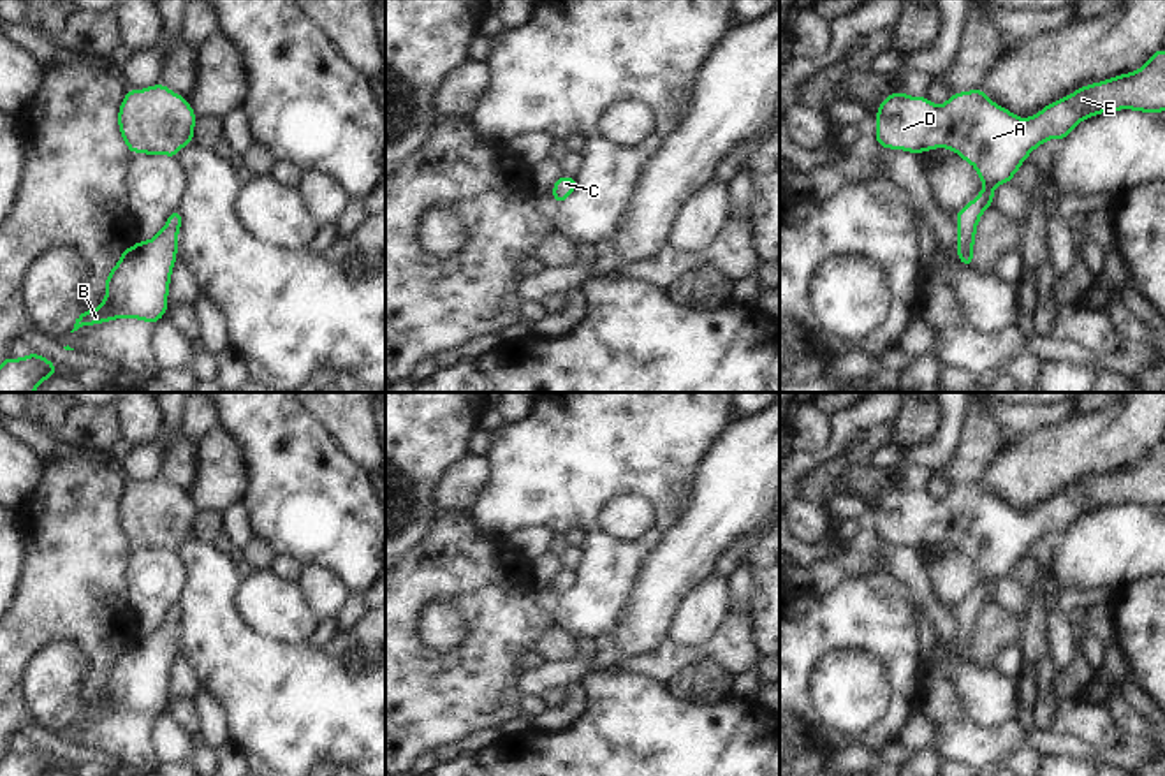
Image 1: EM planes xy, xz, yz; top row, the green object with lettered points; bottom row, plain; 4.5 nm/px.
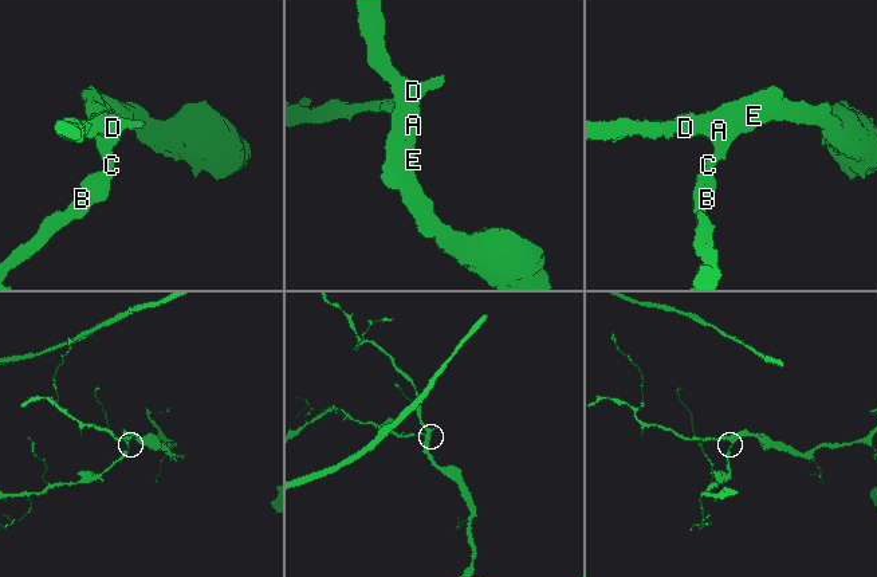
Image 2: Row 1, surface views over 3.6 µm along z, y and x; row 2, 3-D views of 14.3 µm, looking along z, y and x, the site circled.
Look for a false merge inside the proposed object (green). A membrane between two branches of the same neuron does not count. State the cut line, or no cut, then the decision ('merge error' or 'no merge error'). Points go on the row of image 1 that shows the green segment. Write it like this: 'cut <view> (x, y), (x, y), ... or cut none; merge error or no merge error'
cut none; no merge error

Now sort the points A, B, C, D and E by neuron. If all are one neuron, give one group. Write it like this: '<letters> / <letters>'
A B C D E

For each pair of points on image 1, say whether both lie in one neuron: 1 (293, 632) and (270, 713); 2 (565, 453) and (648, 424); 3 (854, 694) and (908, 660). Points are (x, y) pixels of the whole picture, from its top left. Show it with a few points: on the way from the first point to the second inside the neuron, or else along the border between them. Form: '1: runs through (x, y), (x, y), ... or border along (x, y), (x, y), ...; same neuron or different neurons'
1: border along (250, 629), (275, 641), (289, 644), (307, 643); different neurons
2: runs through (586, 442), (613, 424), (627, 424); same neuron
3: border along (856, 646), (871, 651), (886, 669), (886, 717); different neurons

